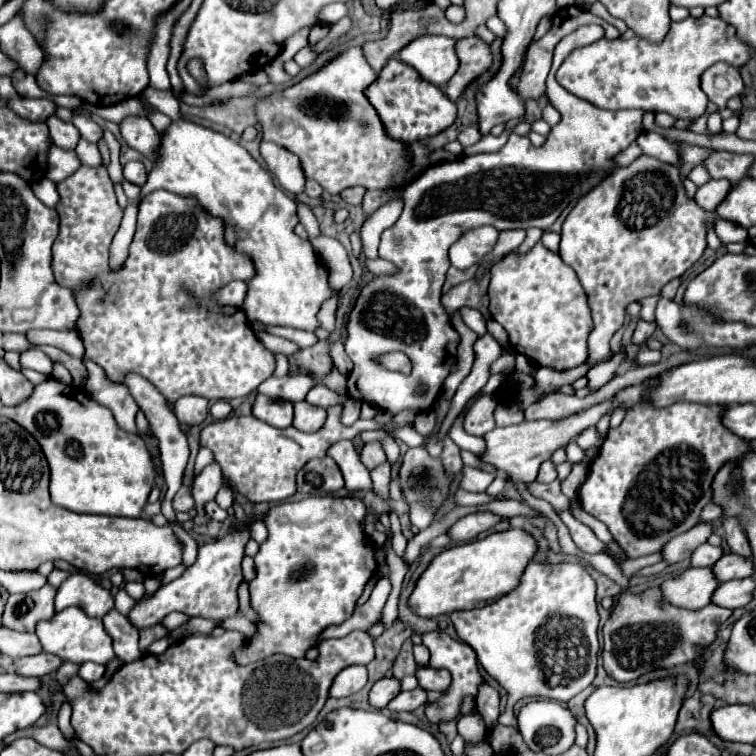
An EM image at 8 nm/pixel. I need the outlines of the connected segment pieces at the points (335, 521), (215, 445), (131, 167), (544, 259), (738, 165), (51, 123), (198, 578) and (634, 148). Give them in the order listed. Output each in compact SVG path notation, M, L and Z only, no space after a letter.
M334 495L328 497L308 497L290 505L272 507L264 525L268 529L268 539L260 545L260 551L254 557L256 579L250 581L250 605L260 615L262 623L258 625L256 637L246 641L246 647L236 653L236 661L242 665L248 661L264 659L272 653L284 653L288 657L302 657L306 649L316 645L316 635L328 627L346 621L356 601L360 599L366 583L376 571L376 559L372 555L372 545L368 549L368 539L360 531L360 521L364 521L366 509L358 499L340 499Z
M330 407L324 429L316 433L302 433L294 427L276 429L256 417L228 417L208 425L200 435L200 445L208 447L214 453L218 465L222 467L222 473L230 479L230 485L236 487L250 501L278 503L296 493L296 473L310 459L326 457L330 445L340 439L354 439L360 431L378 429L378 423L374 419L358 419L352 427L340 425L340 409L342 407Z
M130 161L130 163L124 165L124 177L126 177L126 181L142 187L144 181L146 181L146 169L140 161Z
M538 241L528 253L506 255L490 269L488 299L492 319L508 331L510 345L516 353L556 371L566 371L584 363L592 319L576 273L558 253L548 251Z
M714 151L704 161L704 167L708 169L710 177L716 179L728 179L730 183L744 179L744 173L748 171L748 165L752 165L754 155L738 155L728 151Z
M52 115L48 121L46 121L48 129L50 129L50 137L54 141L54 145L58 145L60 149L66 149L66 151L72 151L78 145L80 141L80 133L78 129L74 127L74 123L70 121L62 121L58 119L56 115Z
M228 533L216 543L206 543L198 549L198 559L190 565L182 577L162 585L150 597L142 597L126 615L136 629L146 629L158 625L170 611L184 611L188 617L212 617L226 619L238 611L238 585L242 581L240 561L244 557L244 545L250 539L250 533Z
M632 143L626 151L622 151L618 157L614 157L614 163L620 165L620 167L628 167L628 165L630 165L630 163L640 155L640 153L642 153L640 147L638 147L636 143Z

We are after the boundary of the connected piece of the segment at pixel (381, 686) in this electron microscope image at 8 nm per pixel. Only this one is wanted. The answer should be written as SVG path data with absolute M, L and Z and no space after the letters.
M390 677L390 679L380 679L374 683L374 687L368 693L368 703L374 709L384 709L390 699L394 699L400 693L400 681Z

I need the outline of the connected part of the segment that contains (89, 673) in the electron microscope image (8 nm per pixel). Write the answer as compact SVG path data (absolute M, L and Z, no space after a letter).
M82 663L80 669L78 669L78 675L88 681L88 683L94 683L98 679L102 679L104 675L104 665L96 665L96 663Z

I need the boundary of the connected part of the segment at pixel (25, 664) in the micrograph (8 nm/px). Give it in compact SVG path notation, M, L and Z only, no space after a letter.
M42 653L36 657L22 657L14 661L14 671L22 677L42 677L42 675L52 675L58 667L62 665L60 659Z

